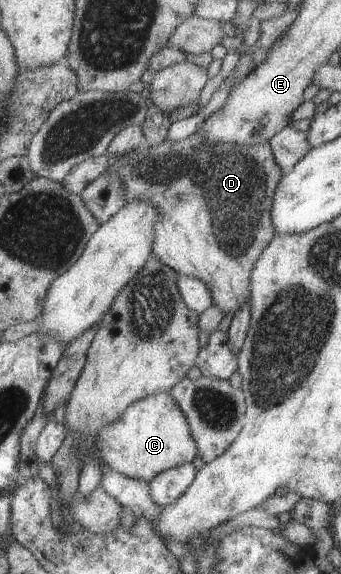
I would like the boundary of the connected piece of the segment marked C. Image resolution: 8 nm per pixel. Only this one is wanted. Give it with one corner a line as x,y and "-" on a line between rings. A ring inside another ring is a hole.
168,393
149,395
132,403
113,423
109,423
99,432
96,436
96,450
105,466
124,476
147,483
165,470
191,463
197,456
197,446
187,418

